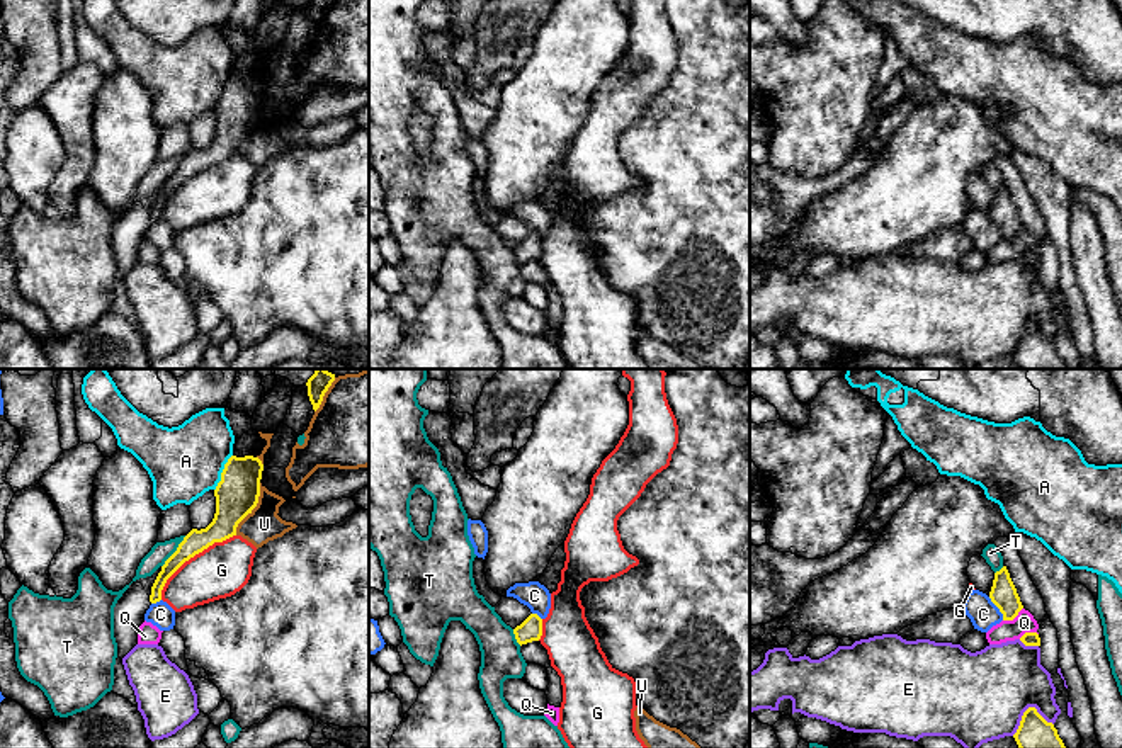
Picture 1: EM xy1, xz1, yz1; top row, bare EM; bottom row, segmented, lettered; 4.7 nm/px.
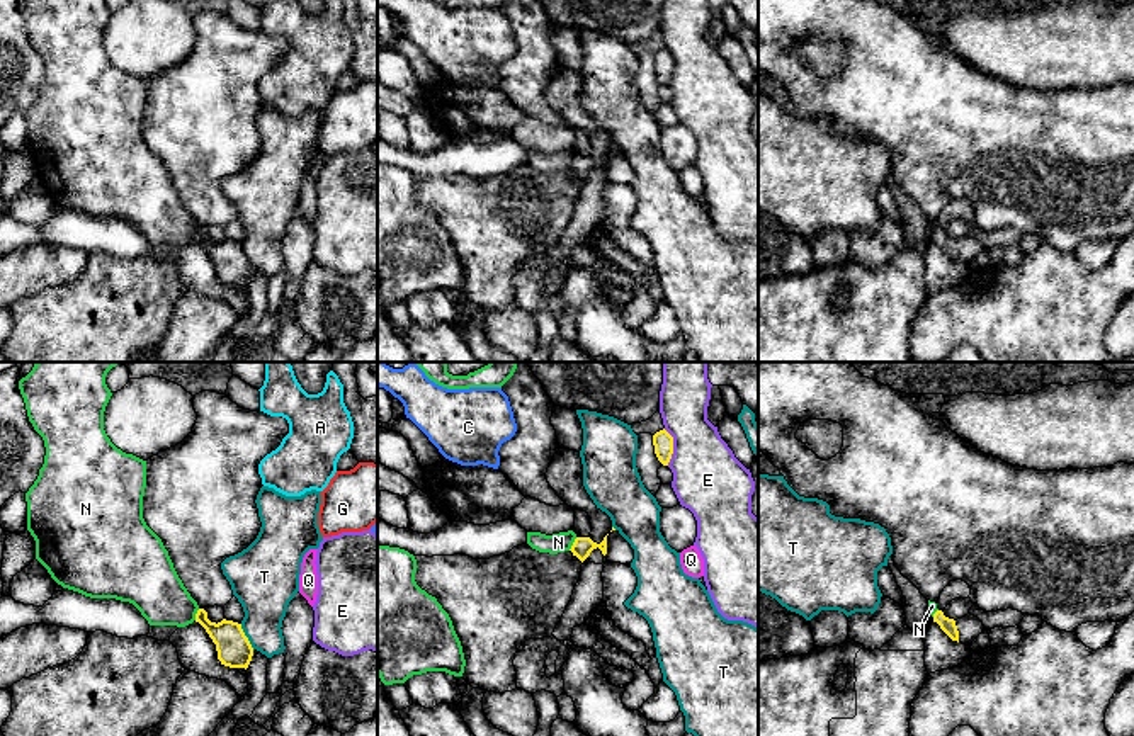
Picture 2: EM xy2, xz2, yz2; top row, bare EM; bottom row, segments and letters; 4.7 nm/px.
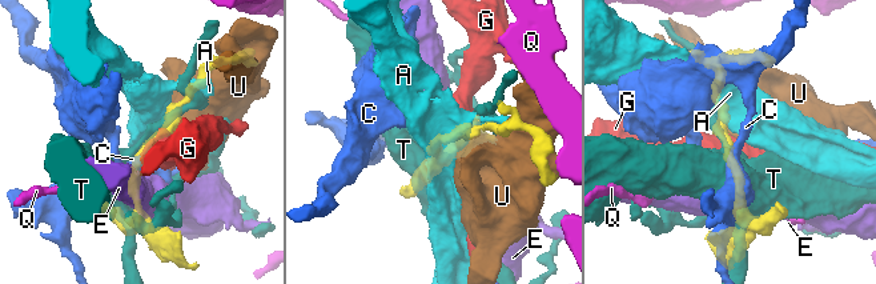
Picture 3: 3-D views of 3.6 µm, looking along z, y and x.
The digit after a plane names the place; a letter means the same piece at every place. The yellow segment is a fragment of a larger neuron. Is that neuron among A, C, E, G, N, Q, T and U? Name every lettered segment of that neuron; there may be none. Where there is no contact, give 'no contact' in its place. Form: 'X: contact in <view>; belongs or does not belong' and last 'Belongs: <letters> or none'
A: contact in xy1; does not belong
C: contact in yz1; does not belong
E: contact in yz1; does not belong
G: contact in xy1; does not belong
N: contact in xz2; does not belong
Q: contact in yz1; does not belong
T: contact in xy1; does not belong
U: contact in xy1; does not belong
Belongs: none

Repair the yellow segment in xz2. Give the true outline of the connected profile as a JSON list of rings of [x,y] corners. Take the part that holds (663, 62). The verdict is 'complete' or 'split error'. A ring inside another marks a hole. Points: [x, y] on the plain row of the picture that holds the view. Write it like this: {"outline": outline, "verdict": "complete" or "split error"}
{"outline": [[[663,48],[653,54],[655,73],[663,85],[668,85],[673,73],[673,56]]], "verdict": "complete"}

